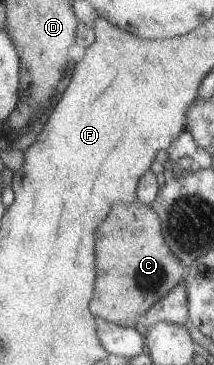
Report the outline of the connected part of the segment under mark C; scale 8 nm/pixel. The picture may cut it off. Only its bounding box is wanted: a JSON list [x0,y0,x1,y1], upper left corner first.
[91,199,189,327]

